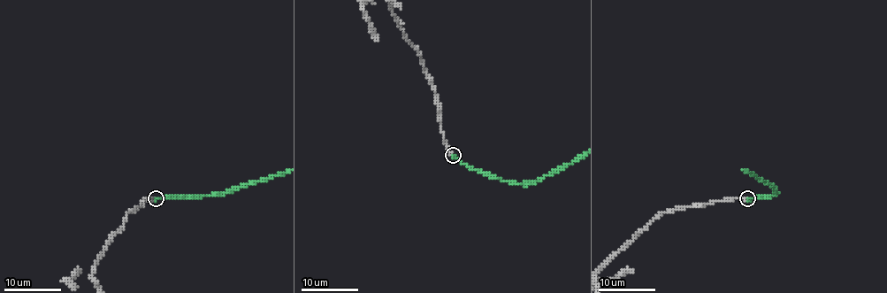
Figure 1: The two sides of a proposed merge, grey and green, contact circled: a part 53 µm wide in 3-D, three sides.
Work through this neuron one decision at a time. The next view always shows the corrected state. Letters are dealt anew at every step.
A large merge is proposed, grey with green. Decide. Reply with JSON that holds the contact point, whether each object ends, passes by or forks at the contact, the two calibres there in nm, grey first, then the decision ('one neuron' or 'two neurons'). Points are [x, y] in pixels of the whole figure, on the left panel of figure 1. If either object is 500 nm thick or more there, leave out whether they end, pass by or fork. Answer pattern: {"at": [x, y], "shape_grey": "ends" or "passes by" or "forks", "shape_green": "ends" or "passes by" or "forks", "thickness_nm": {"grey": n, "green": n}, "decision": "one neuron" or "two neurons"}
{"at": [156, 198], "shape_grey": "ends", "shape_green": "ends", "thickness_nm": {"grey": 340, "green": 340}, "decision": "one neuron"}

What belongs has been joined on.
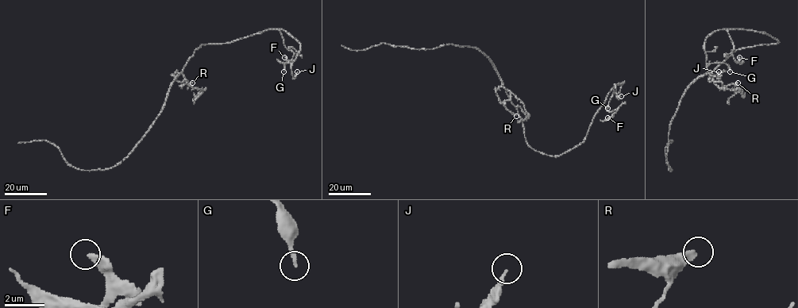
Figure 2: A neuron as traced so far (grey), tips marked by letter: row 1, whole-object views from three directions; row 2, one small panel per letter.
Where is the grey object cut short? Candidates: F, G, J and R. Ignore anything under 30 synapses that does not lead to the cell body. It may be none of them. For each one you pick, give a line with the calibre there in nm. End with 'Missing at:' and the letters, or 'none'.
R: 340 nm
Missing at: R

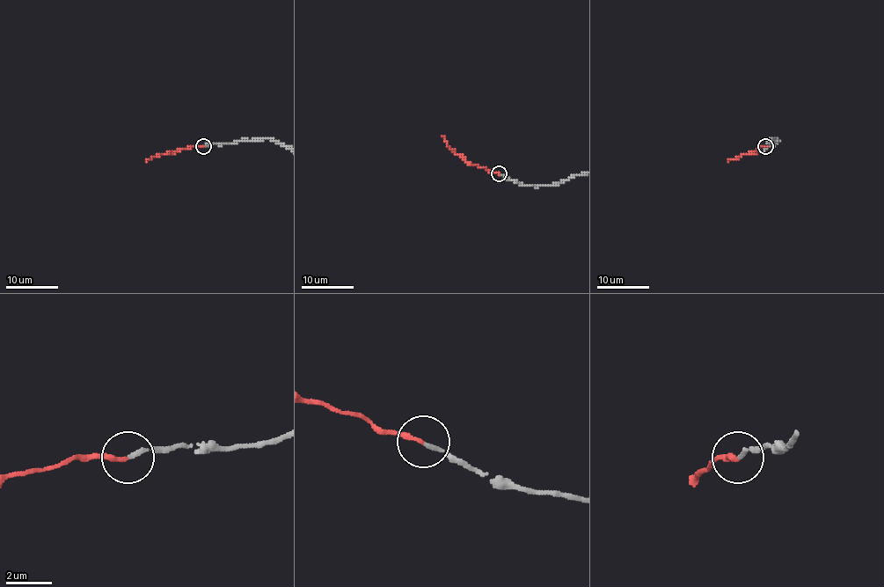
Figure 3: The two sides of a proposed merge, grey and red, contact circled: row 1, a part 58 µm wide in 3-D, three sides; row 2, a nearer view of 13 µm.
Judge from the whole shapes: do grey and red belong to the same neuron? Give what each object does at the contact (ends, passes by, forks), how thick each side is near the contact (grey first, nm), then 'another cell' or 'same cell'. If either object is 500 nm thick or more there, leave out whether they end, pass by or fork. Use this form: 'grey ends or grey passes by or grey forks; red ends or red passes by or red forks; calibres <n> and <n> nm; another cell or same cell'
grey ends; red ends; calibres 180 and 200 nm; same cell

